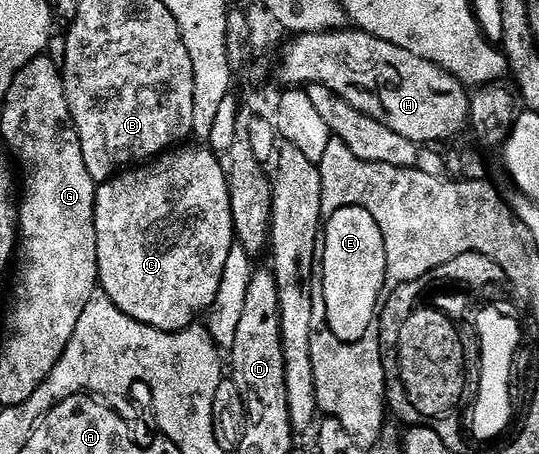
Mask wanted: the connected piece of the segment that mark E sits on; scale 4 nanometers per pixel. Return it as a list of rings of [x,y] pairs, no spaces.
[[[348,206],[327,216],[322,231],[320,278],[324,285],[326,323],[341,343],[359,343],[371,332],[380,307],[380,295],[388,281],[386,271],[386,242],[366,209]]]

